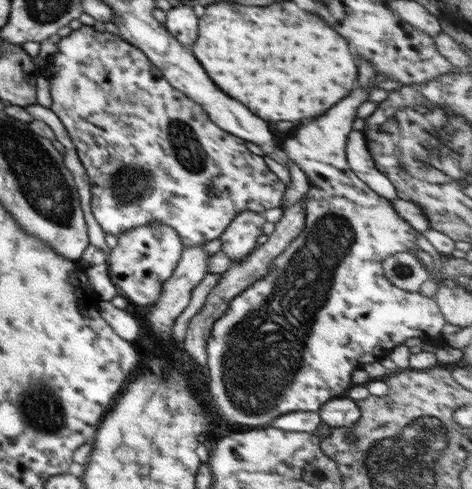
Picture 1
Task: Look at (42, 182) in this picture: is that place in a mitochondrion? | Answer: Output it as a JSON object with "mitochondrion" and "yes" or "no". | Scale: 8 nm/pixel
{"mitochondrion":"yes"}

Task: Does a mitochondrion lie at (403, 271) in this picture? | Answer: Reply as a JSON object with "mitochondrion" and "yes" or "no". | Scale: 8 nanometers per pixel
{"mitochondrion":"yes"}

